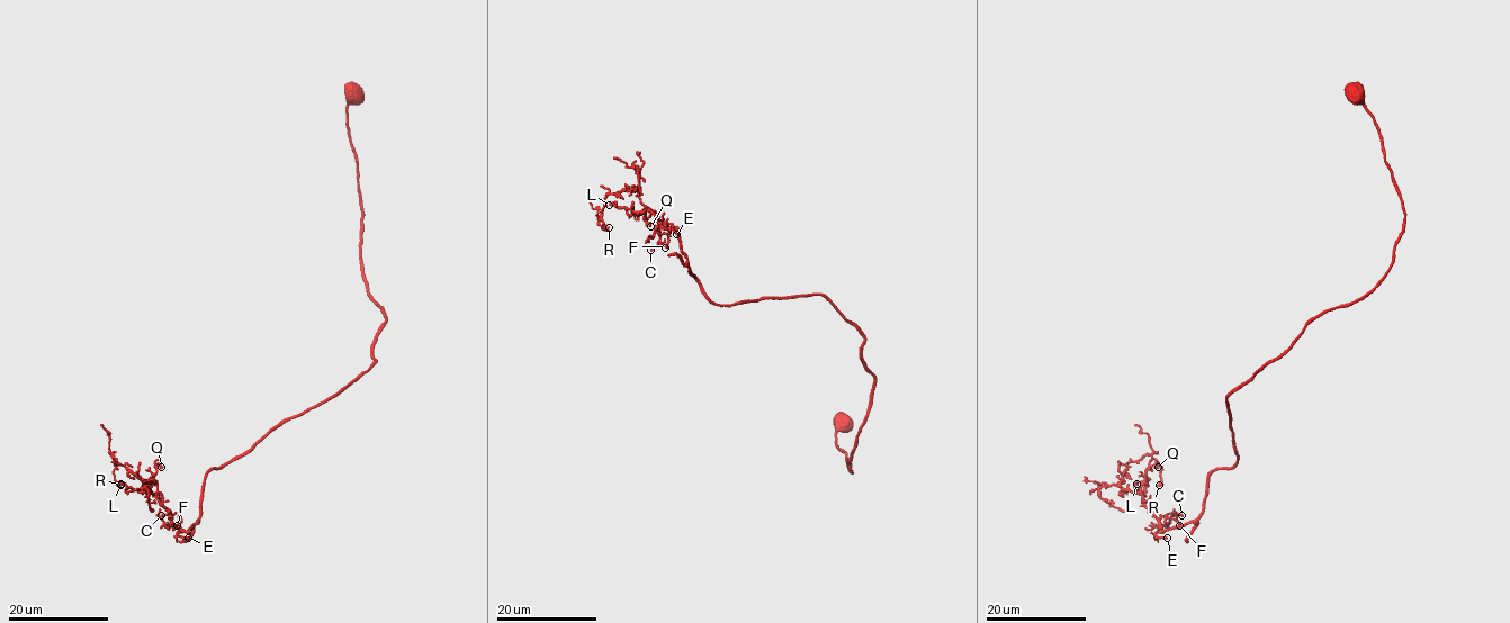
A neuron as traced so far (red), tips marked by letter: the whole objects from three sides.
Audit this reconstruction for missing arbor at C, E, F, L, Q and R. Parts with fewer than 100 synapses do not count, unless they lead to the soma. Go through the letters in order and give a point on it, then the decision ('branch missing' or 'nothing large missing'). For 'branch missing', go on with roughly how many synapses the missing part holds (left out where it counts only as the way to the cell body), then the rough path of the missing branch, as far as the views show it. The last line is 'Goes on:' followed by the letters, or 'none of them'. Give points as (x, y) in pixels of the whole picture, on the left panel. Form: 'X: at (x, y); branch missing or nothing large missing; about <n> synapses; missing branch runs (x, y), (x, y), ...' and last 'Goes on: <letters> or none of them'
C: at (161, 515); nothing large missing
E: at (188, 538); nothing large missing
F: at (177, 525); nothing large missing
L: at (120, 484); nothing large missing
Q: at (161, 467); nothing large missing
R: at (120, 485); nothing large missing
Goes on: none of them

